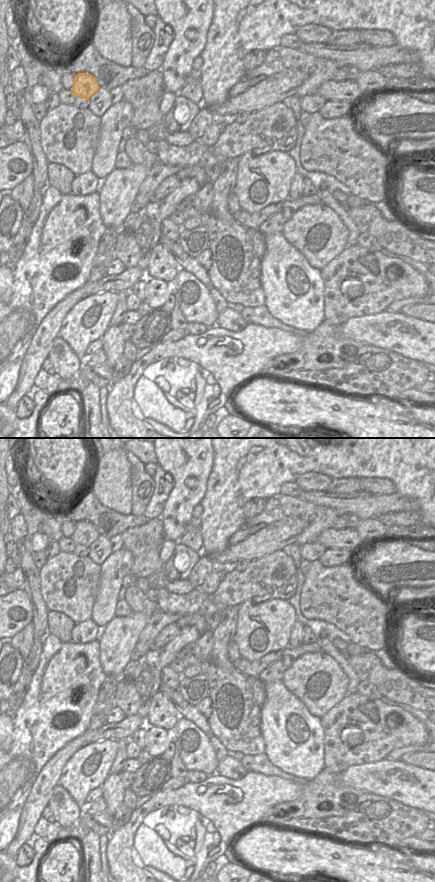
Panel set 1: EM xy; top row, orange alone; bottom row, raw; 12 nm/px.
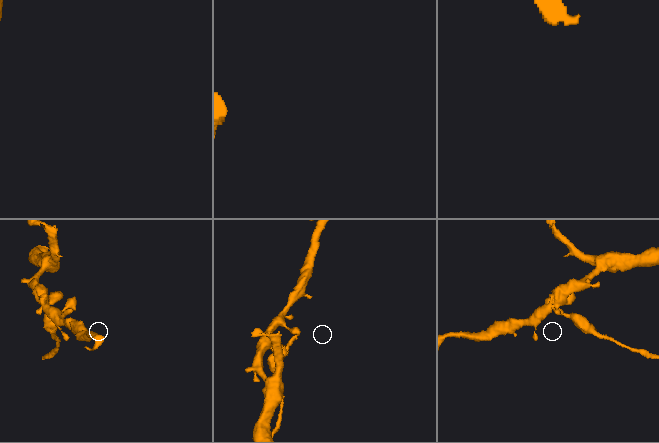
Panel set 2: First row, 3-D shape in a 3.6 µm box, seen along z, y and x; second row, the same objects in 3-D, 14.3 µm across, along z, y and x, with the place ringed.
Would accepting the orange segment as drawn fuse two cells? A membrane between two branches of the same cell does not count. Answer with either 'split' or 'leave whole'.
split

